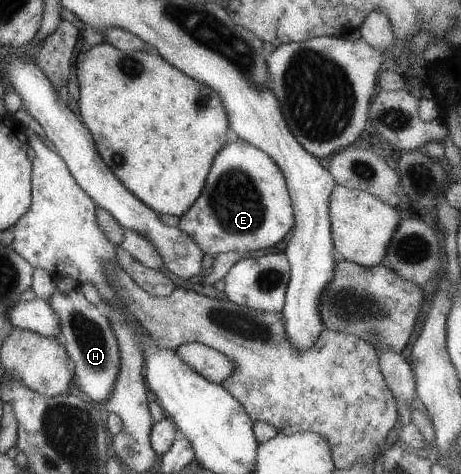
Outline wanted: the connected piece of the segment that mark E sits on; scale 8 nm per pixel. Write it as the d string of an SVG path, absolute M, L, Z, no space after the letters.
M238 139L218 151L206 184L194 205L180 217L178 228L194 237L204 254L268 249L281 242L294 226L286 181L270 155Z

